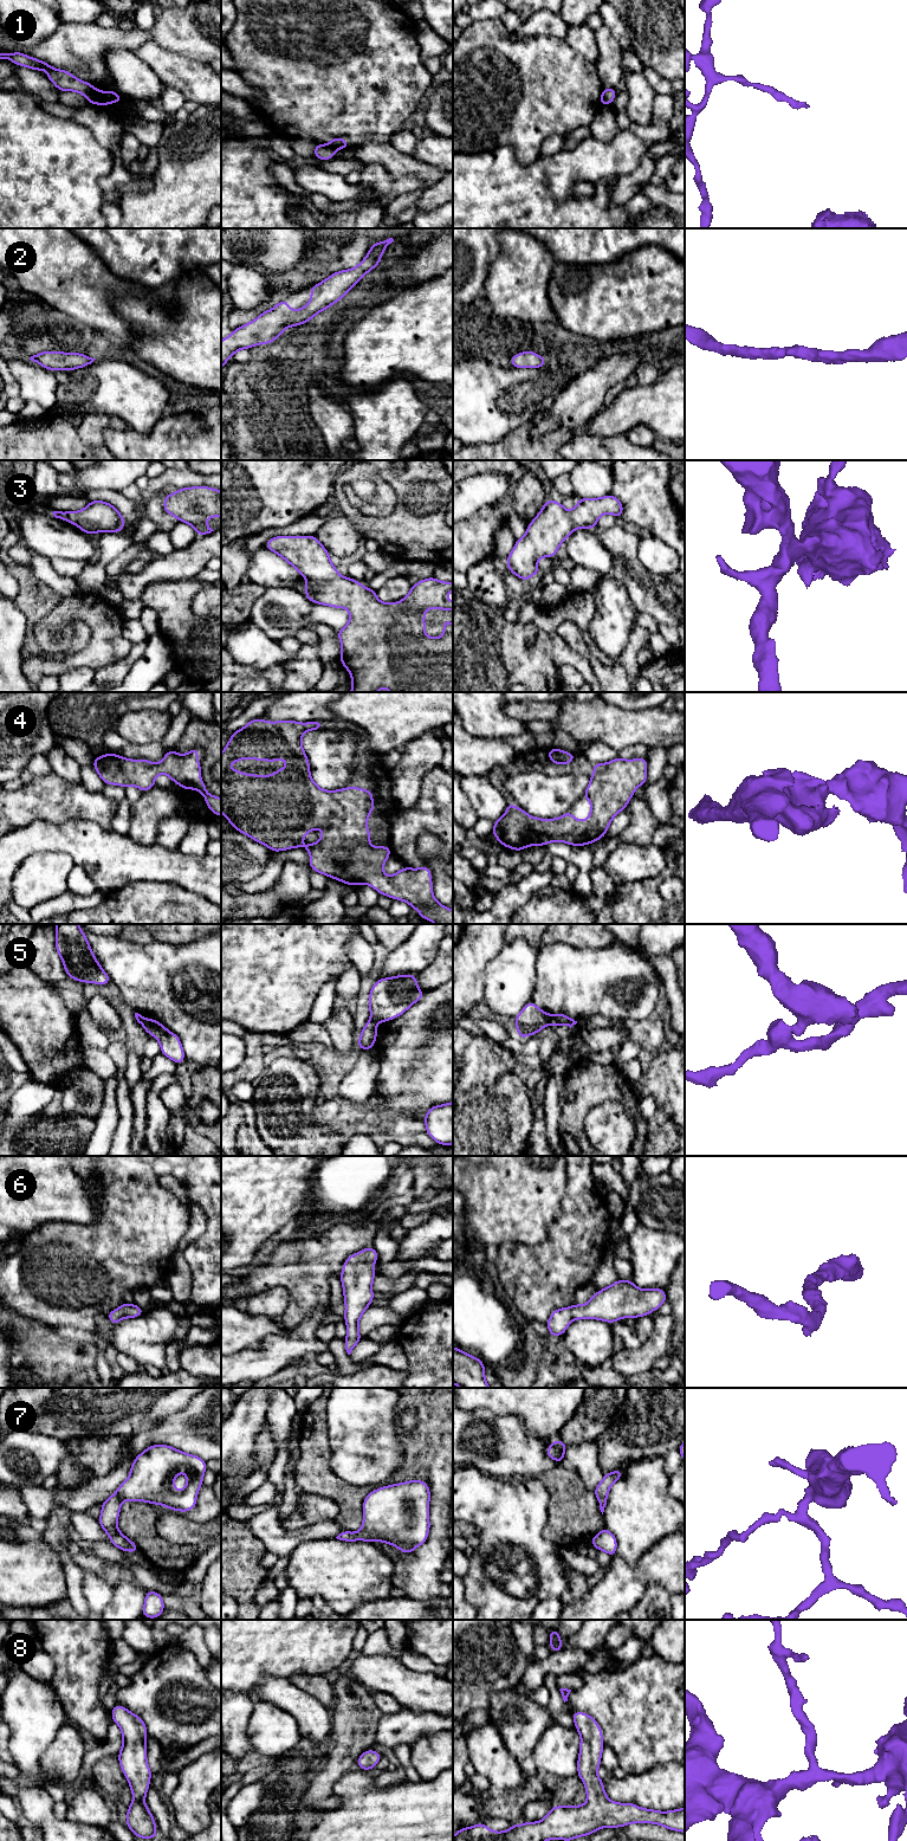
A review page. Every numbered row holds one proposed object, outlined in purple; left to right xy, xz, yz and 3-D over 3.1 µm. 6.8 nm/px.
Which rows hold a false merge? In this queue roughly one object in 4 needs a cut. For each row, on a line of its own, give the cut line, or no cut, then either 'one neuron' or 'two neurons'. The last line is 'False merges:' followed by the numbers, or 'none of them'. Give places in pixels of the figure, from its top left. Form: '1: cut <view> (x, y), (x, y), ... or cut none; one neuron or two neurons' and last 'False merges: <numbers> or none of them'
1: cut xy (99, 91), (98, 104); two neurons
2: cut none; one neuron
3: cut none; one neuron
4: cut none; one neuron
5: cut yz (548, 1015), (549, 1024); two neurons
6: cut none; one neuron
7: cut none; one neuron
8: cut none; one neuron
False merges: 1, 5

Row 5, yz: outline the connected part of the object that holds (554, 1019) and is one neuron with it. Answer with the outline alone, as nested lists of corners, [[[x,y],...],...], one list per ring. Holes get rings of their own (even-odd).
[[[550,1014],[549,1015],[549,1025],[550,1026],[569,1026],[570,1028],[576,1025],[577,1021],[571,1019],[565,1014]]]

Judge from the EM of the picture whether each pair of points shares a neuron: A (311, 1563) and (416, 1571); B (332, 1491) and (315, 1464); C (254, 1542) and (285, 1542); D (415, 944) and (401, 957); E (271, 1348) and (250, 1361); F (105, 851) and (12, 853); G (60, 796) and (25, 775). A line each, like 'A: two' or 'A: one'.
A: two
B: one
C: two
D: one
E: one
F: one
G: two

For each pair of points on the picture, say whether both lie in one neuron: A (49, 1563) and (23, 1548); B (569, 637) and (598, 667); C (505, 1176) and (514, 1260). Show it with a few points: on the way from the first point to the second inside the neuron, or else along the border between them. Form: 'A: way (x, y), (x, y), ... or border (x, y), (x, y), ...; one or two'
A: way (43, 1563), (38, 1563), (28, 1554); one
B: way (577, 644), (591, 659); one
C: border (541, 1241), (533, 1245), (504, 1242), (498, 1246); two

